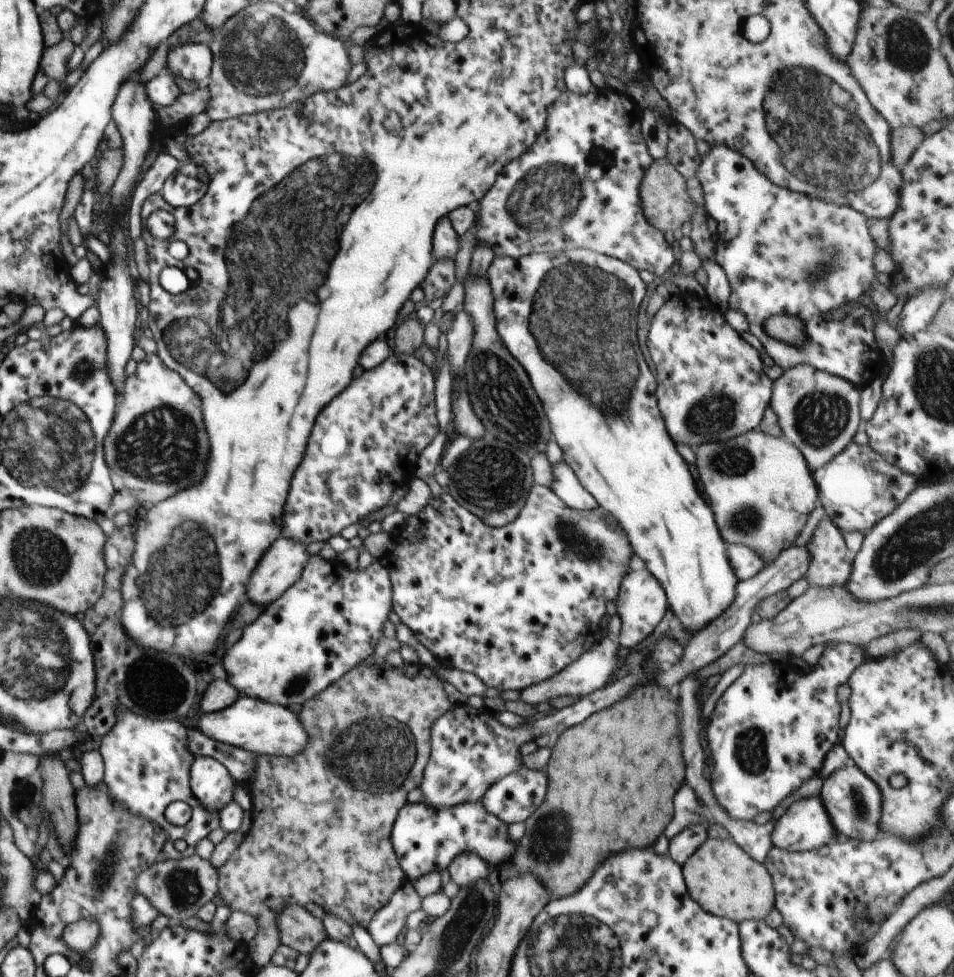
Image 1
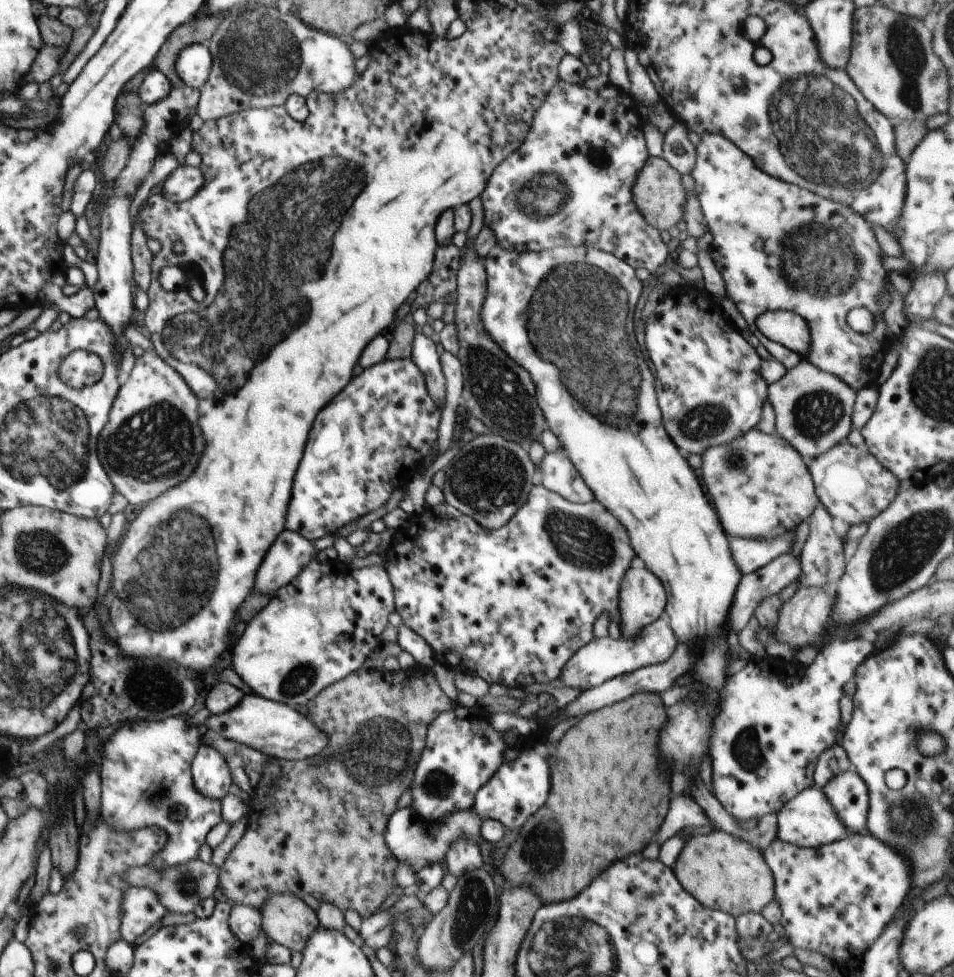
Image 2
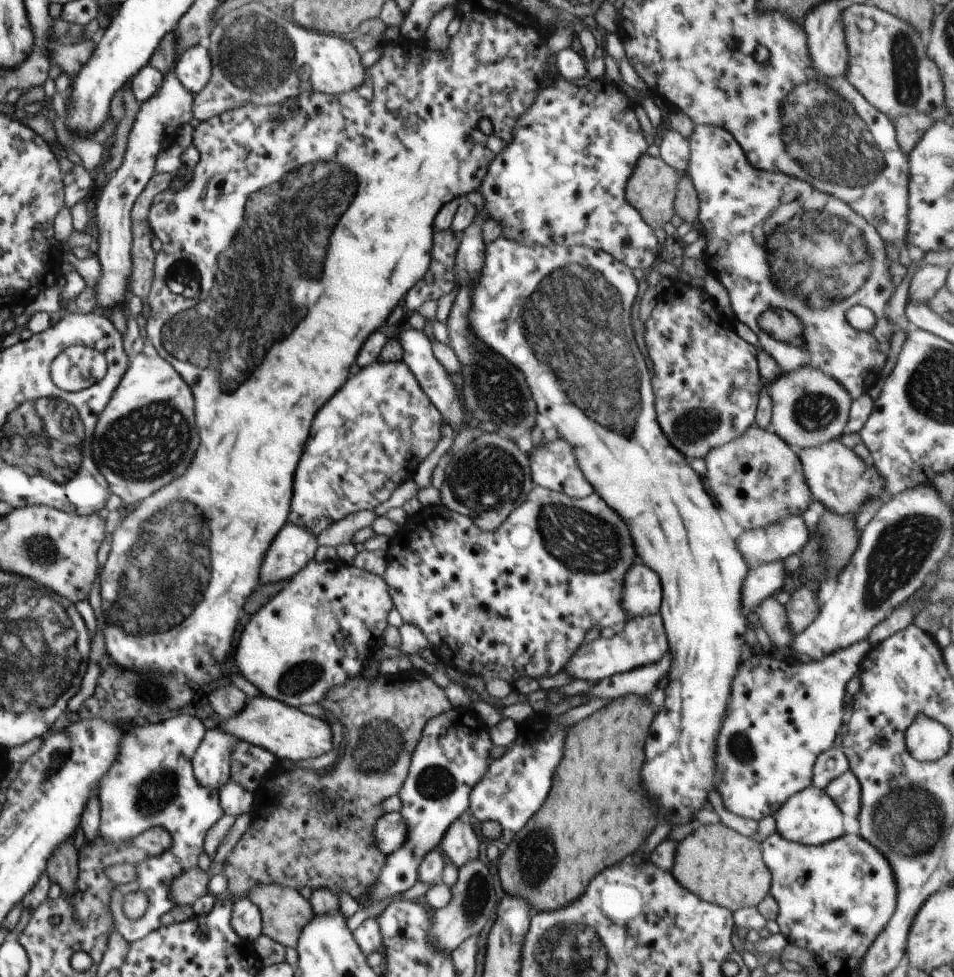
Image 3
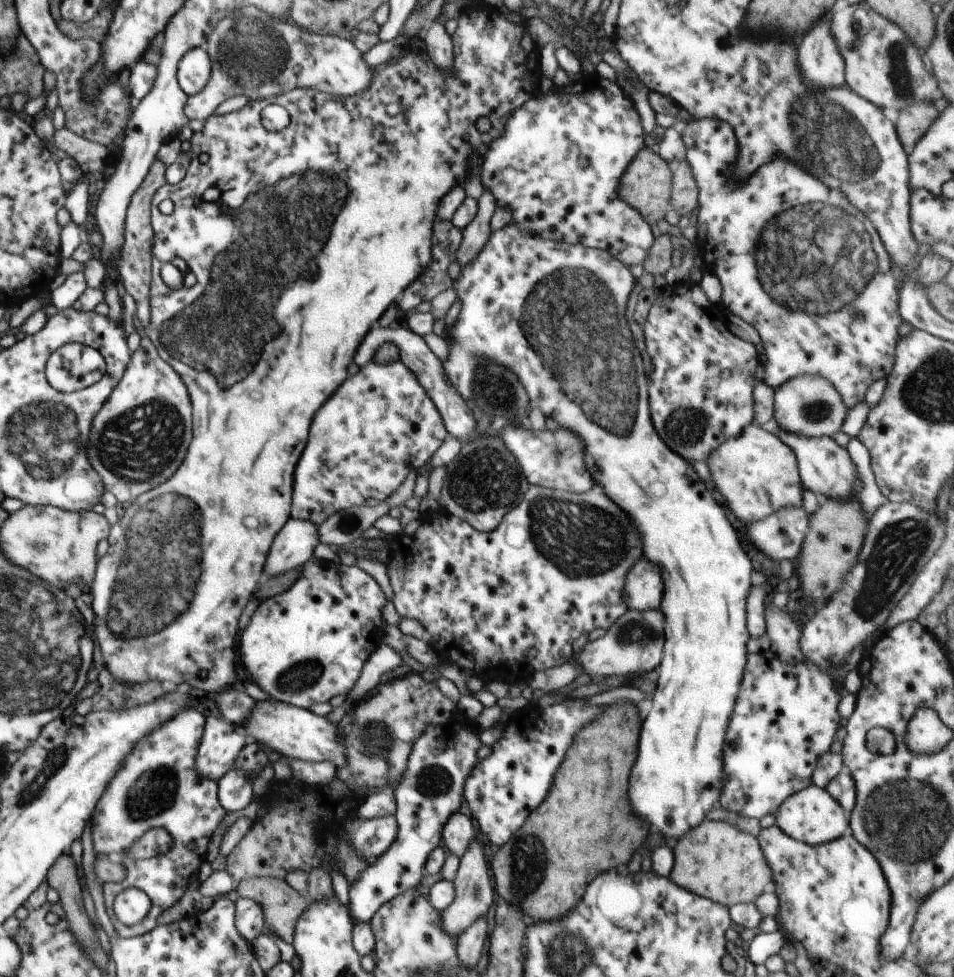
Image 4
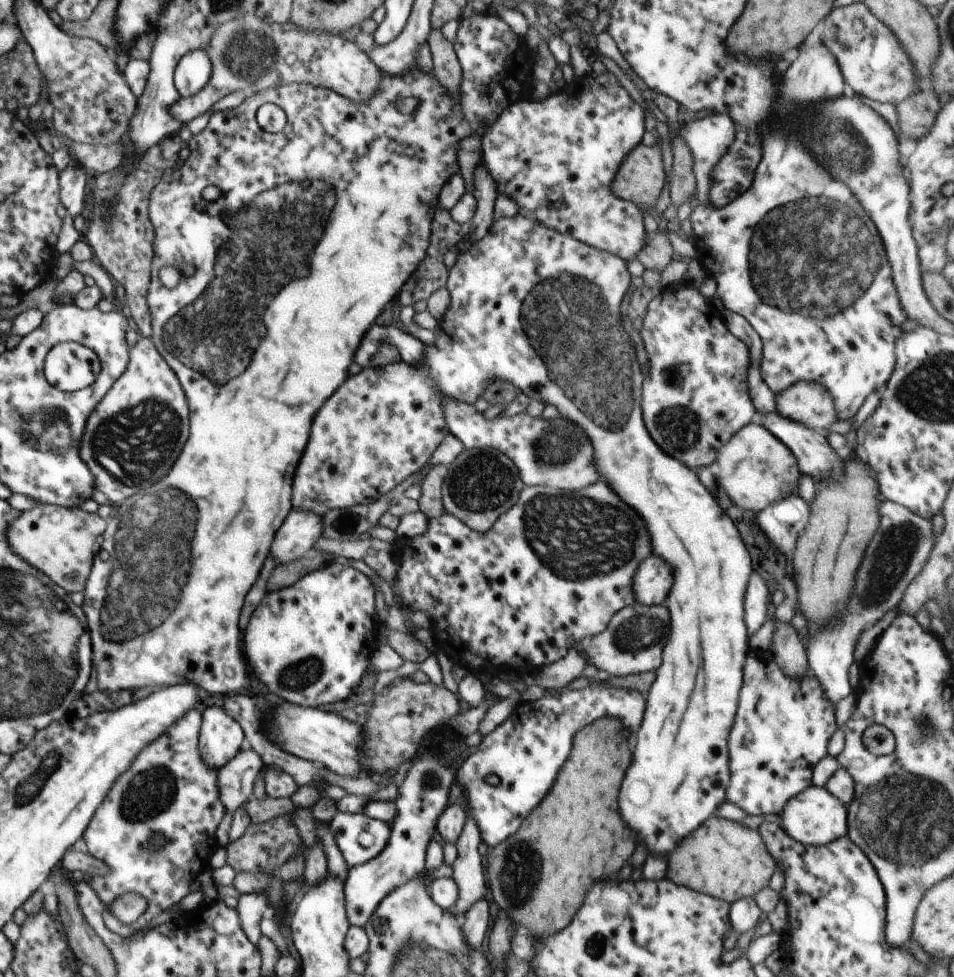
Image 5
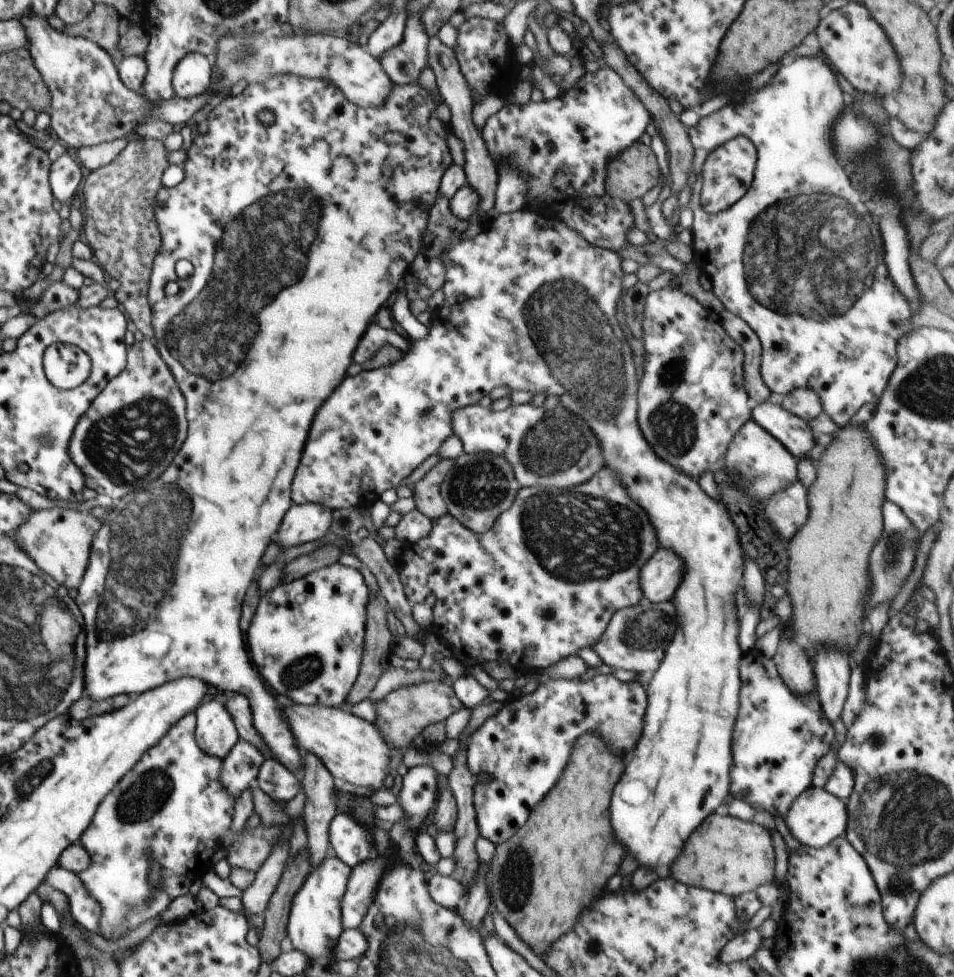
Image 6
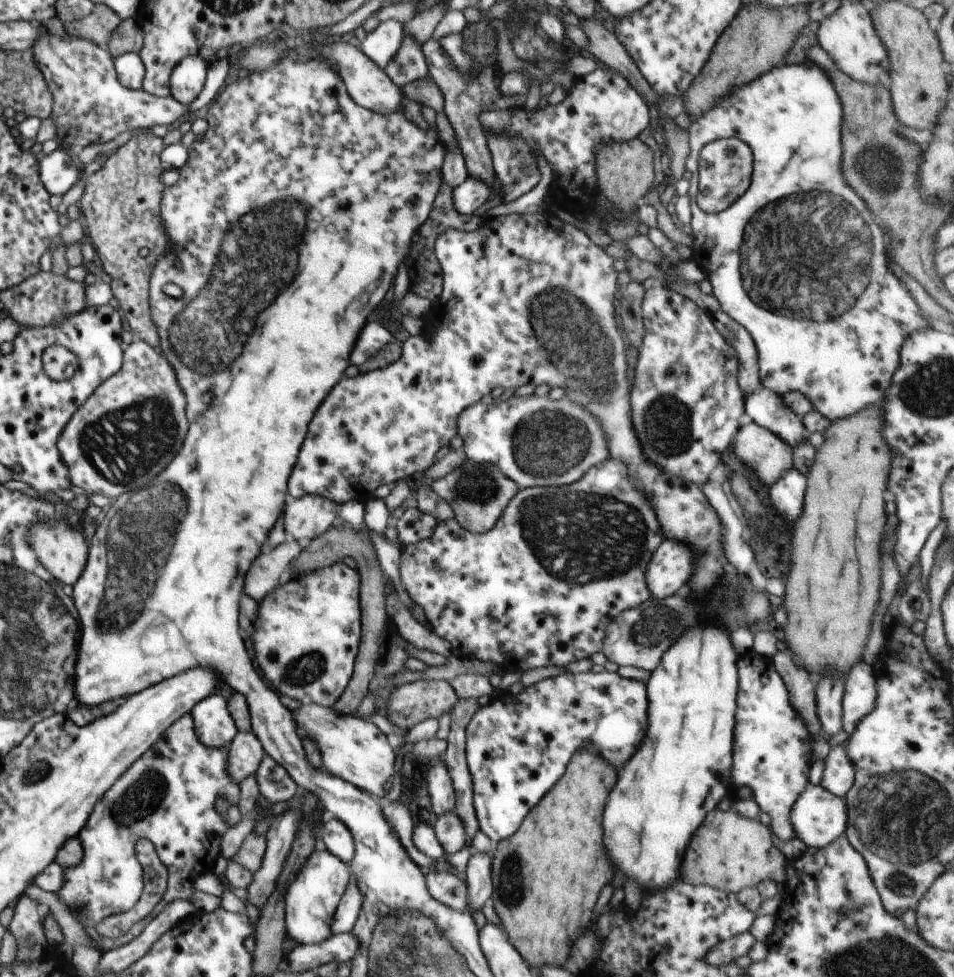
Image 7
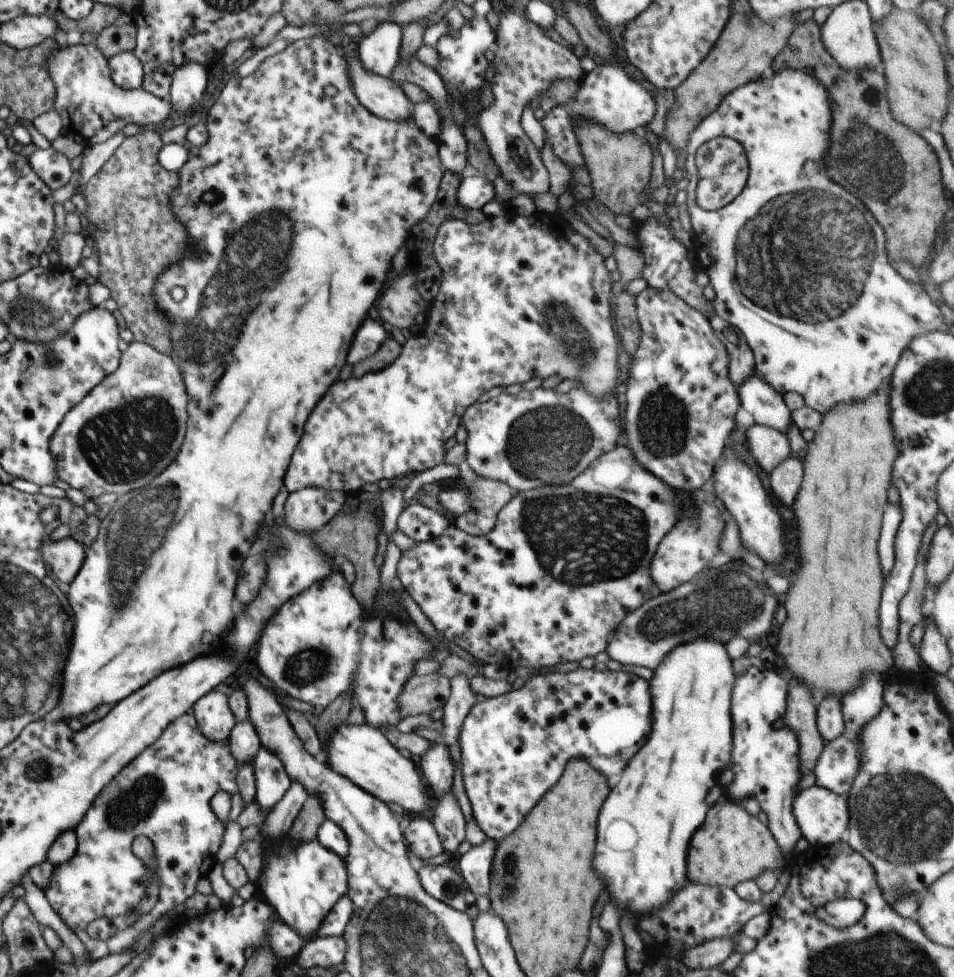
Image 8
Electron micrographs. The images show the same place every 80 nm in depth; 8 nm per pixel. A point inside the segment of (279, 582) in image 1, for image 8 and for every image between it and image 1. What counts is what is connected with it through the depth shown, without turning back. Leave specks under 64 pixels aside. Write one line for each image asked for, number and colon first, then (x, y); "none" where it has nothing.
2: (290, 552)
3: (293, 548)
4: (294, 545)
5: (300, 530)
6: (303, 523)
7: (310, 516)
8: (309, 509)

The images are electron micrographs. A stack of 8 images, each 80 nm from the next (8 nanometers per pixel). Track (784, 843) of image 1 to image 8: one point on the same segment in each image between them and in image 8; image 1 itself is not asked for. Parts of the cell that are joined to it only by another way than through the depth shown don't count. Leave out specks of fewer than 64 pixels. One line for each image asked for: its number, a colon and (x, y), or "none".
2: (808, 820)
3: (810, 817)
4: (812, 816)
5: (814, 817)
6: (815, 818)
7: (818, 817)
8: (823, 817)

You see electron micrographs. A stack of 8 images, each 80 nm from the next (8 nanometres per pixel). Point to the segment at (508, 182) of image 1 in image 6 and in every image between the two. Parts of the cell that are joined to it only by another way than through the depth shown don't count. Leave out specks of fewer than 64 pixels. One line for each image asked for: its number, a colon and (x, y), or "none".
2: (572, 177)
3: (564, 175)
4: (588, 132)
5: (575, 140)
6: (567, 142)

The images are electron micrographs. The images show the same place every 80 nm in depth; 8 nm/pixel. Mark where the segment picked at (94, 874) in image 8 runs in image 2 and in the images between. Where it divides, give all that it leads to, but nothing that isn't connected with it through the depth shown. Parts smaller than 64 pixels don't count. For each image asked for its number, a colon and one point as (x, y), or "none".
2: (146, 768)
3: (151, 784)
4: (158, 786)
5: (168, 789)
6: (172, 807)
7: (186, 829)

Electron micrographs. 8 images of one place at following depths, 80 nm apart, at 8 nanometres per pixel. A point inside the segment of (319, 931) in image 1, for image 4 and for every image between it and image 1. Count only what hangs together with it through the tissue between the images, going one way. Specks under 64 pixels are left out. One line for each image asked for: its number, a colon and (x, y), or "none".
2: (286, 919)
3: (284, 912)
4: (282, 905)

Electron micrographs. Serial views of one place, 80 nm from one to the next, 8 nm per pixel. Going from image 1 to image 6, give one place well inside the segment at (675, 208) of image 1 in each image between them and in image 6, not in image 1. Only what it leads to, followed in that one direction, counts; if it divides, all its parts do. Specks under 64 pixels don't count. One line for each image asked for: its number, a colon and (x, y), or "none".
2: (658, 193)
3: (651, 190)
4: (646, 185)
5: (640, 179)
6: (634, 172)

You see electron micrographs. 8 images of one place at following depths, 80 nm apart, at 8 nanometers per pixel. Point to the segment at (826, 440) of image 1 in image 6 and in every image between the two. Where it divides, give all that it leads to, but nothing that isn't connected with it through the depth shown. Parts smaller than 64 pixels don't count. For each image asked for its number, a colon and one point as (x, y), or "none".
2: (813, 408)
3: (810, 408)
4: (808, 405)
5: (810, 403)
6: (805, 403)

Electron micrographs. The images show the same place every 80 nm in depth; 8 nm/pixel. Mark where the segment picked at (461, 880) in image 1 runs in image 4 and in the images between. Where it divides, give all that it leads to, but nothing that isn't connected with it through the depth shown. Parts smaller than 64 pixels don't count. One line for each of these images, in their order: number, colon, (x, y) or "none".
2: (463, 856)
3: (460, 843)
4: (458, 834)

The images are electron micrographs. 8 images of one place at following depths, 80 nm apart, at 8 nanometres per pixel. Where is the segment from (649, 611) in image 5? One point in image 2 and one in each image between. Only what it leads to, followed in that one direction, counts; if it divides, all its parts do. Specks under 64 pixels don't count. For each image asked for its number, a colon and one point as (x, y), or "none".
2: (602, 659)
3: (643, 640)
4: (633, 645)

